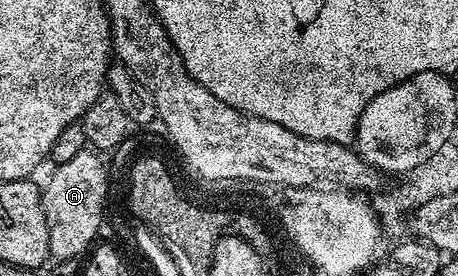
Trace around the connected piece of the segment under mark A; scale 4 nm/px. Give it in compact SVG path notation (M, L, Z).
M85 149L78 153L78 157L59 164L55 168L56 172L49 177L48 184L43 184L46 229L50 233L48 253L53 260L79 260L97 242L96 234L104 223L104 202L108 199L110 178L105 160L103 163L99 158L103 159L95 150Z

